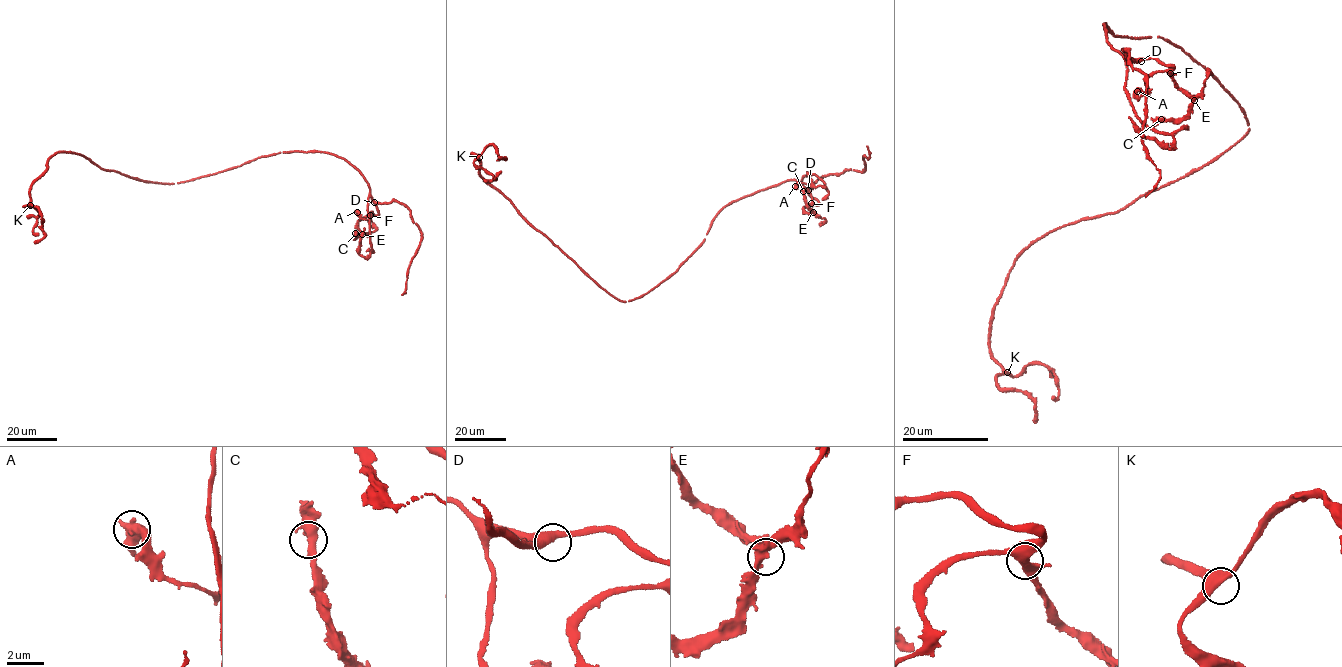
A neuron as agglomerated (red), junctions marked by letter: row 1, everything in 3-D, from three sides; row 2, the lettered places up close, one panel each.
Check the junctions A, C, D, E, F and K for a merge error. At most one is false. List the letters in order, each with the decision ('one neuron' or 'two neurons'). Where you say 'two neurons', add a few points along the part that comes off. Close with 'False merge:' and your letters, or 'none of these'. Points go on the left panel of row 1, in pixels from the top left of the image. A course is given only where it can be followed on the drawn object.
A: one neuron
C: one neuron
D: one neuron
E: one neuron
F: one neuron
K: one neuron
False merge: none of these

